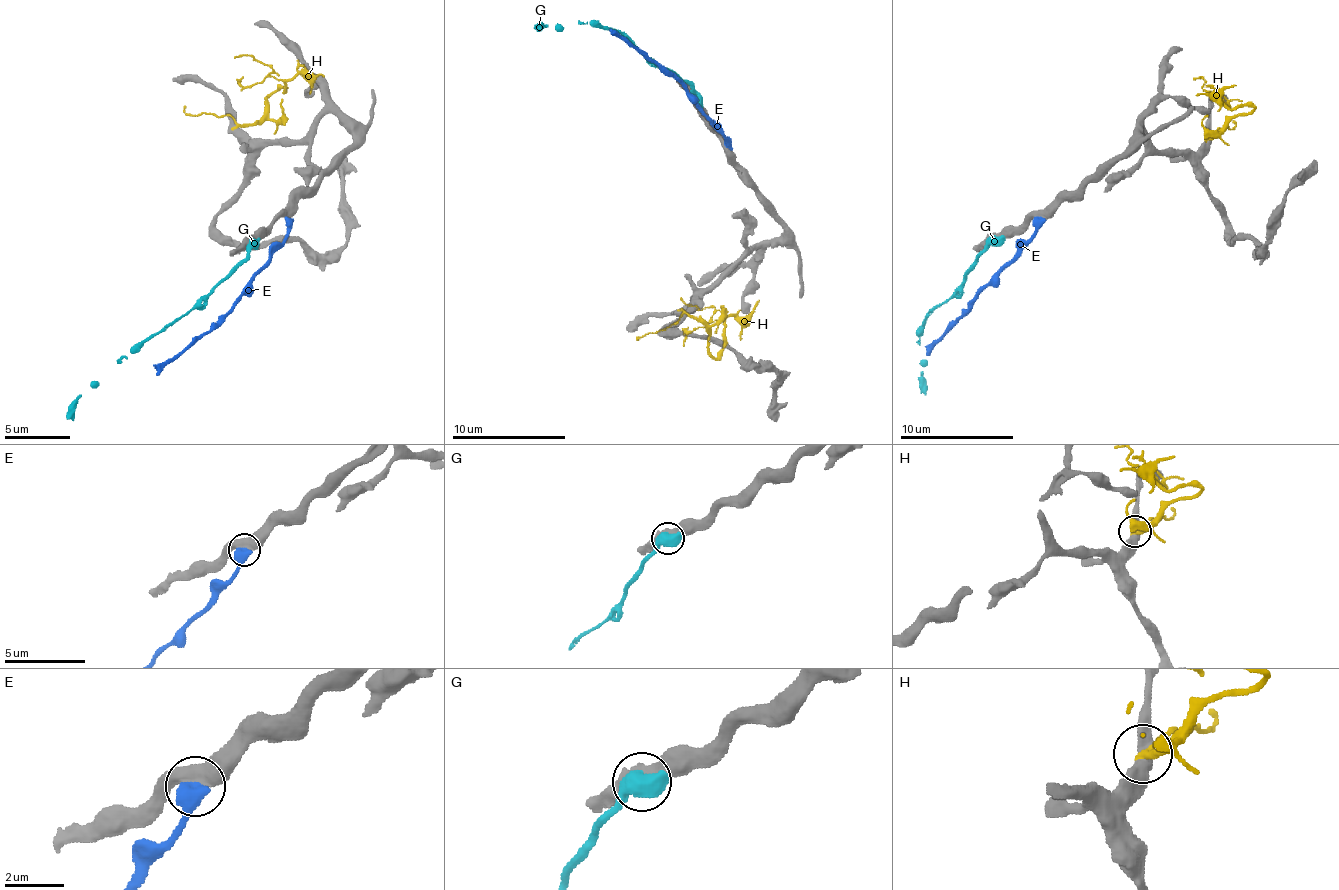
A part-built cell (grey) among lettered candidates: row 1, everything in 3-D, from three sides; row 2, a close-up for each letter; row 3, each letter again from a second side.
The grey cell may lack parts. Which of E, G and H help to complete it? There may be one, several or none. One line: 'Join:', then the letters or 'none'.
Join: none

